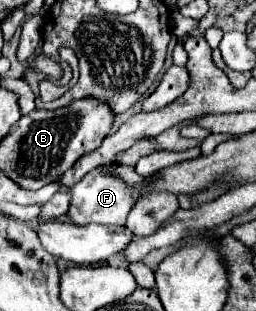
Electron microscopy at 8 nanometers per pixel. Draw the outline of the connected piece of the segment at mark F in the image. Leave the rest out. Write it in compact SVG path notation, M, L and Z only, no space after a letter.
M103 166L89 171L77 185L73 185L69 193L71 193L71 205L67 209L67 219L73 225L89 225L89 223L125 225L127 213L137 201L137 195L131 191L131 187L121 177L107 173Z

